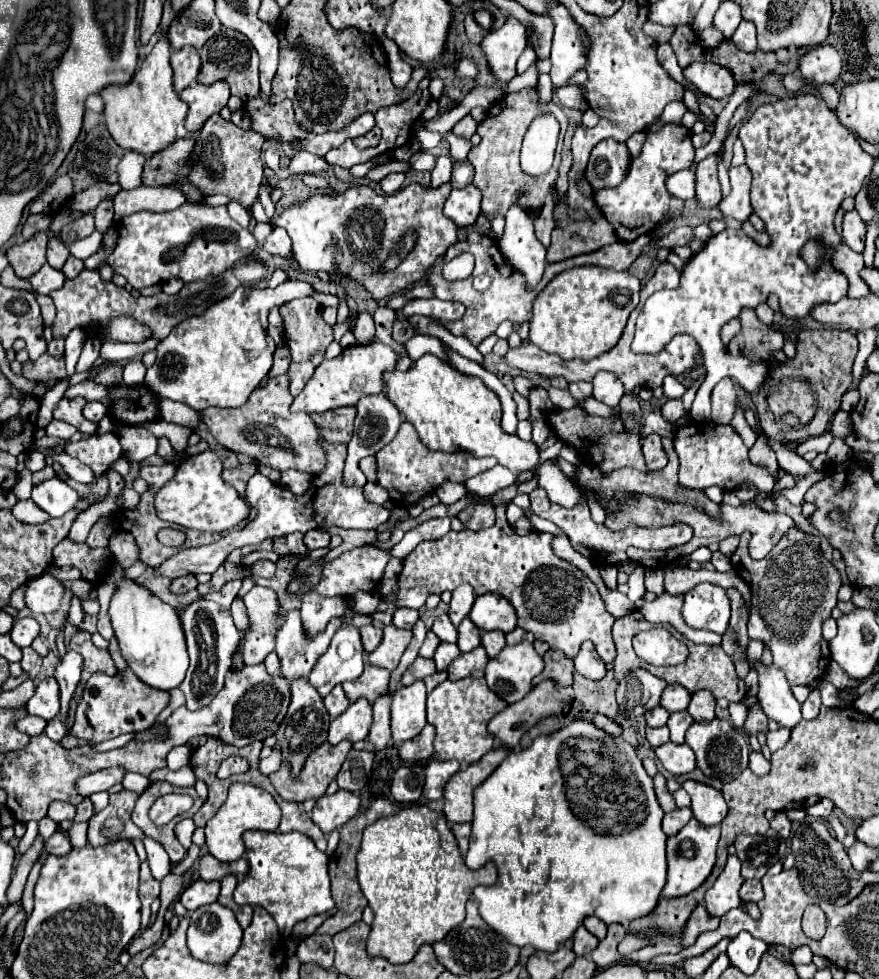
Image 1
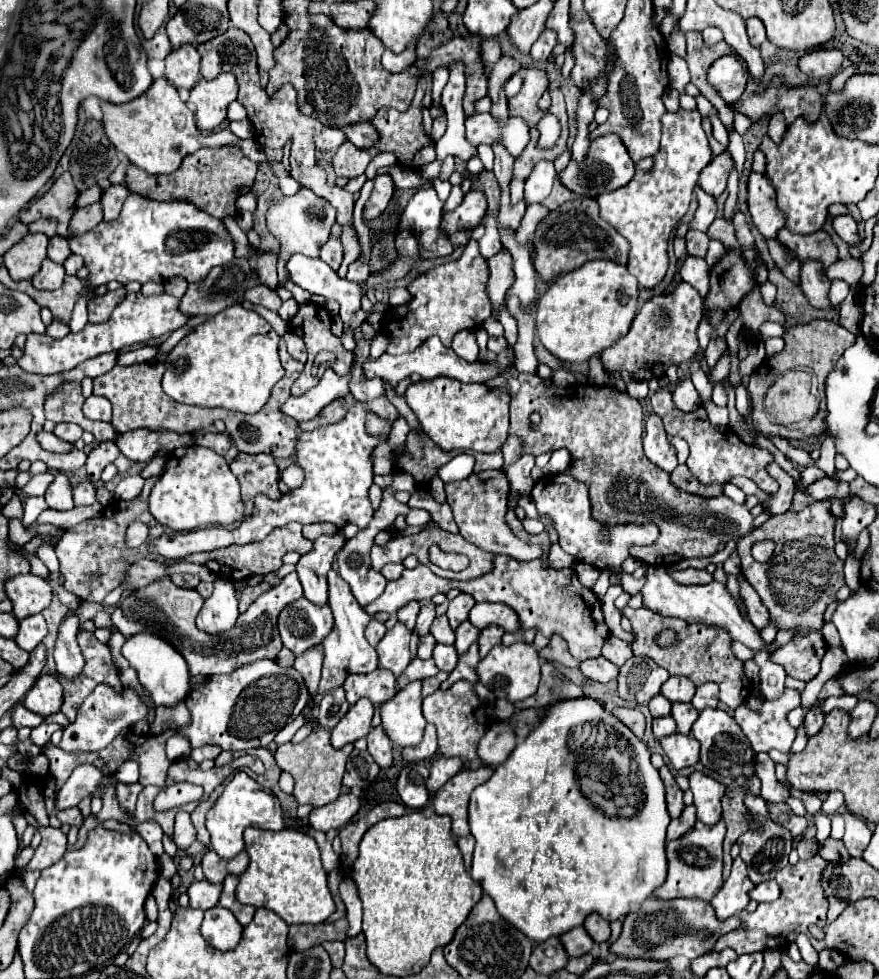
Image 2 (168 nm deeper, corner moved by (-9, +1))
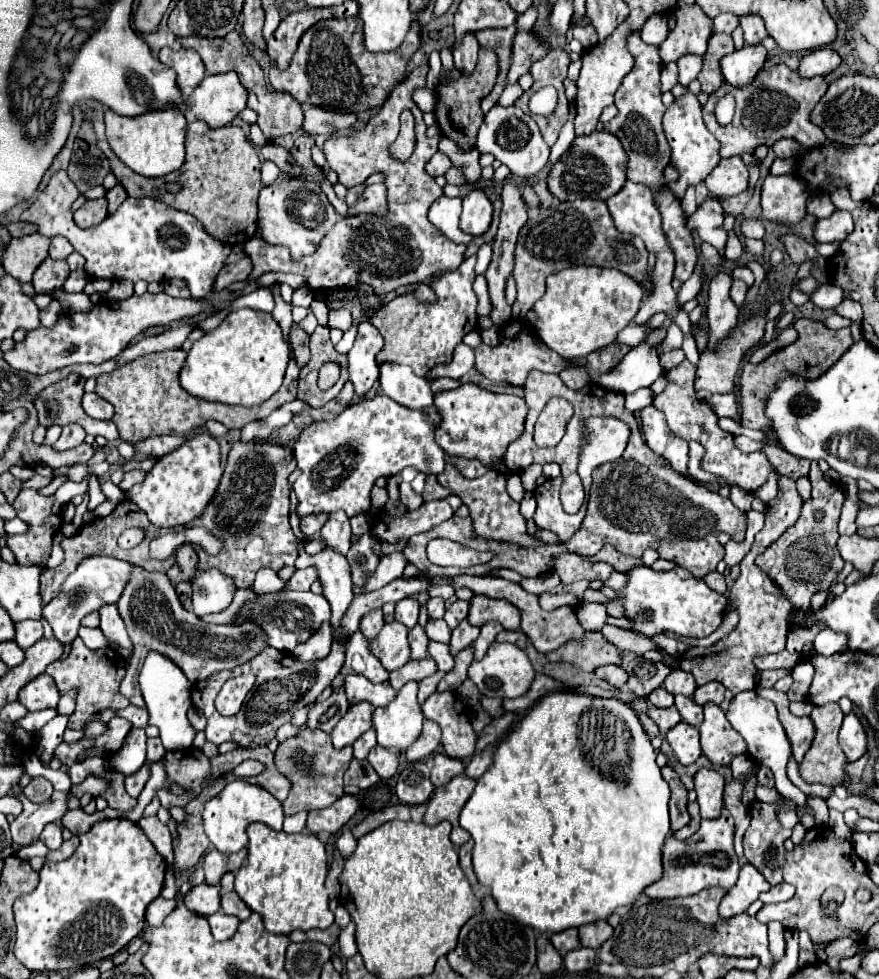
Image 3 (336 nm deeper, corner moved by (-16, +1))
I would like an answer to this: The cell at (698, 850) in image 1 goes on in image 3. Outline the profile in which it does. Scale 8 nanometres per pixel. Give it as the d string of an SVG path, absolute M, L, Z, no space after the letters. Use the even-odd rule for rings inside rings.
M722 808L722 814L714 820L702 820L700 830L704 834L702 840L676 840L674 836L668 836L662 846L662 864L664 874L658 882L648 886L644 894L654 900L664 898L678 898L678 896L692 896L708 886L722 886L726 890L732 888L738 880L738 858L734 852L734 820L726 808Z

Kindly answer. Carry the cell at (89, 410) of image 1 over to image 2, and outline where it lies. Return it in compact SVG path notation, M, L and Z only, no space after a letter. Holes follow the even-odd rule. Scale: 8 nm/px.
M89 396L83 406L83 414L89 420L105 420L111 422L111 404L103 396Z

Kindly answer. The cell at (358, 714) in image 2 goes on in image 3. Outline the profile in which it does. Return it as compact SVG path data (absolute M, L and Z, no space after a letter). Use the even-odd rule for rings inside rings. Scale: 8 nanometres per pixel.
M360 702L348 708L348 712L330 732L330 738L334 748L344 748L348 744L354 744L370 728L372 728L372 706L368 702Z

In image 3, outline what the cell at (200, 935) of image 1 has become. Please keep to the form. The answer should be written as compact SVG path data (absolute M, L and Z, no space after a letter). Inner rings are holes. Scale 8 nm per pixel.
M216 912L212 916L208 916L208 922L210 922L210 930L212 930L212 936L214 940L228 940L234 936L240 920L236 916L228 916L224 912Z

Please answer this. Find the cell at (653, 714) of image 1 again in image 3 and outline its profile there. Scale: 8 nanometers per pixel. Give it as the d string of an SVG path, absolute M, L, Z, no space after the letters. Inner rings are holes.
M660 686L660 688L656 688L652 694L648 694L648 702L654 704L654 706L658 706L658 708L668 708L668 706L674 704L674 696L668 694L668 692Z

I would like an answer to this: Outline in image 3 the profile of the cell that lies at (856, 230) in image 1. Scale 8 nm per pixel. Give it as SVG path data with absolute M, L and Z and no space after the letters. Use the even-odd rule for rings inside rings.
M836 210L832 216L816 220L814 240L816 242L842 242L854 230L854 220L850 212Z

